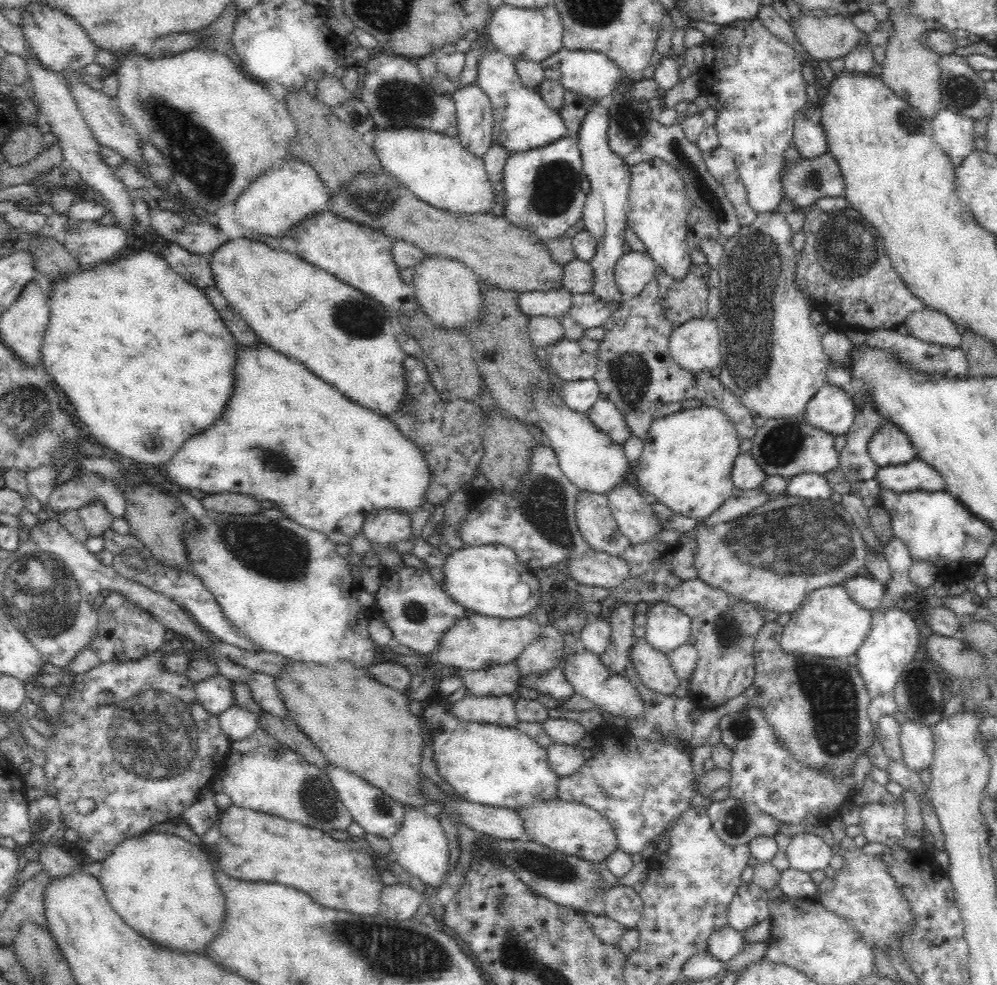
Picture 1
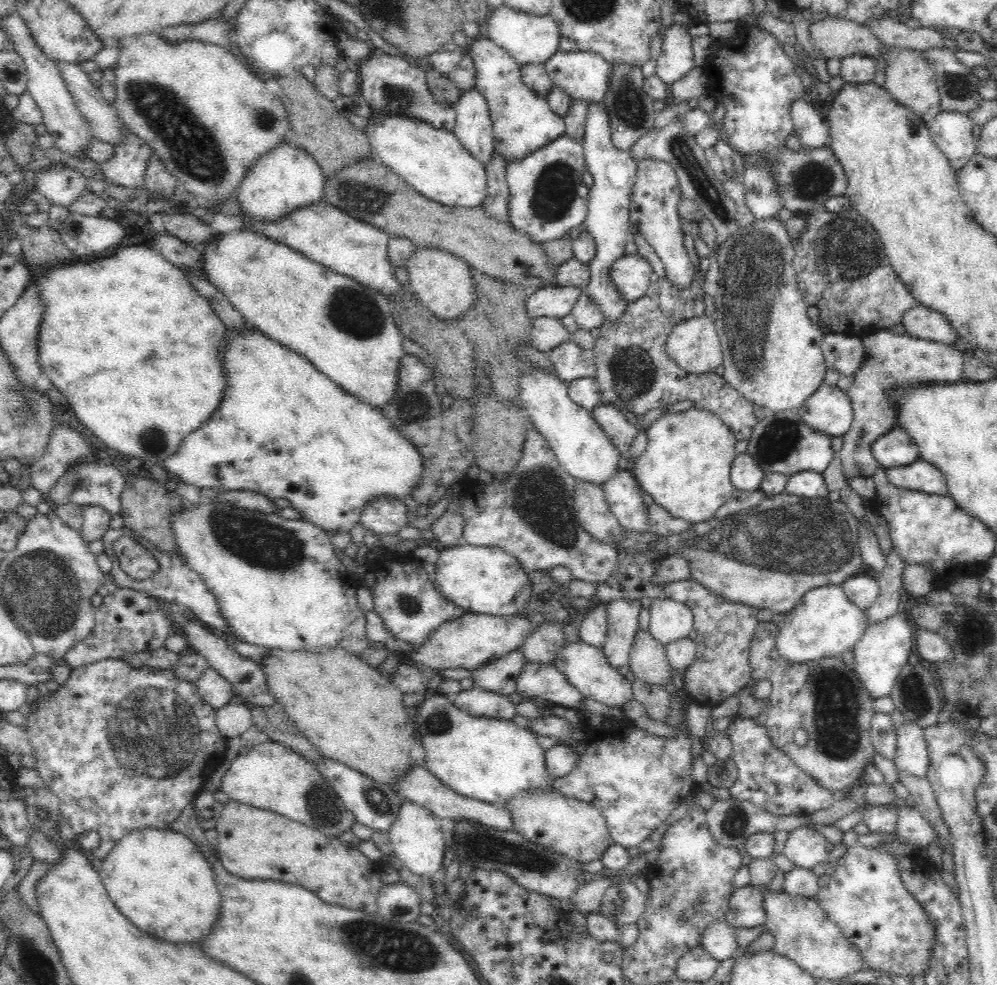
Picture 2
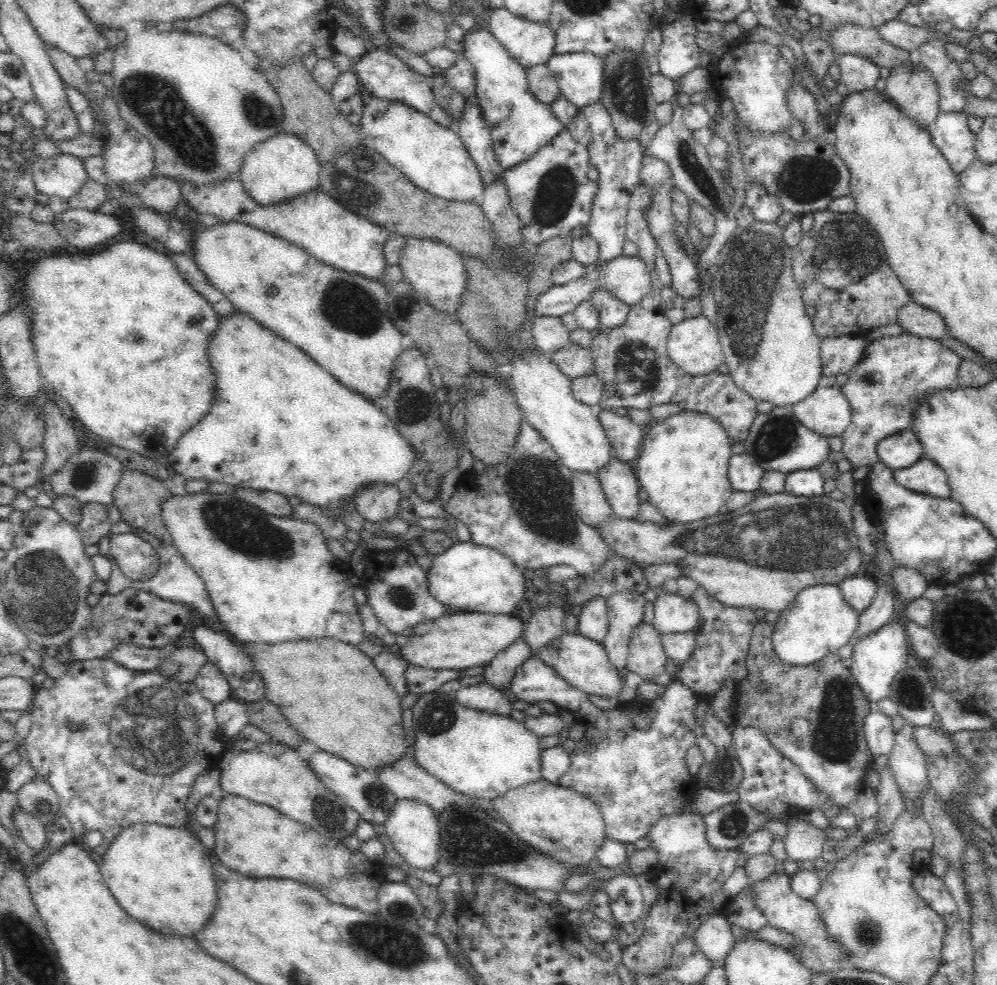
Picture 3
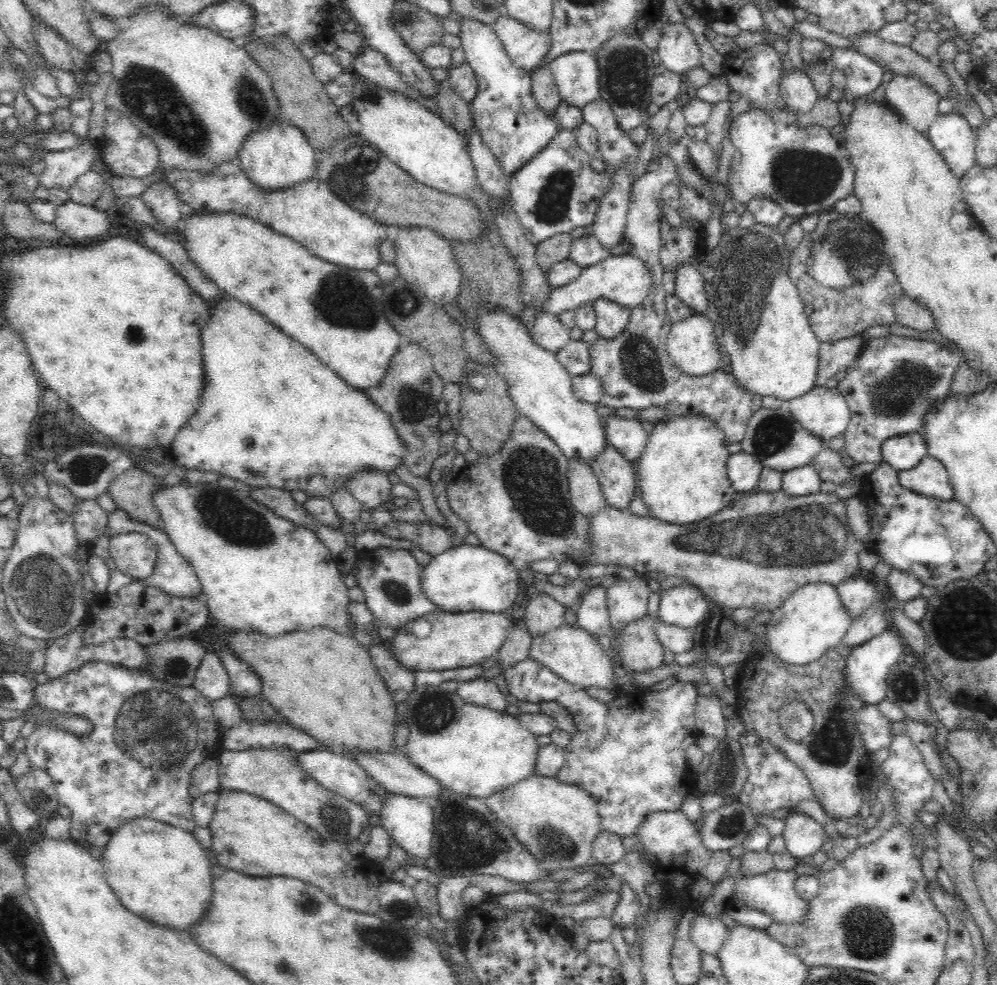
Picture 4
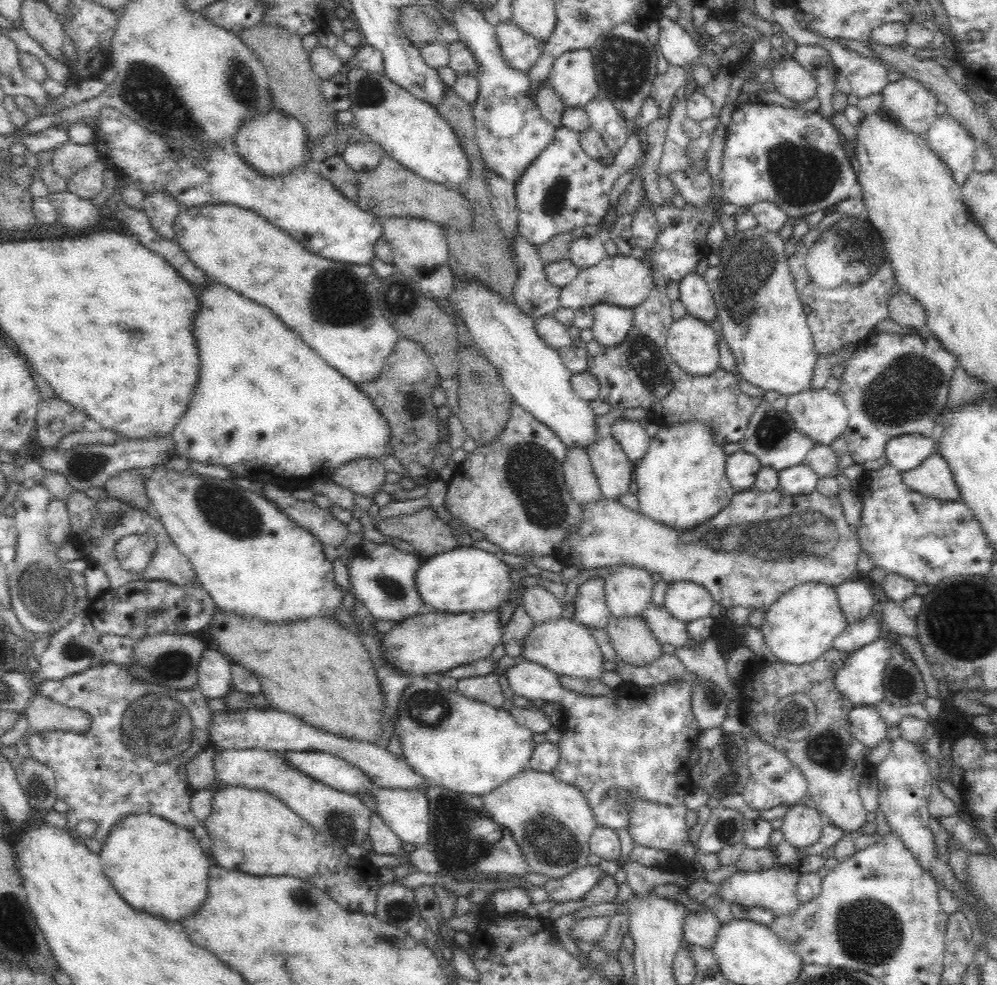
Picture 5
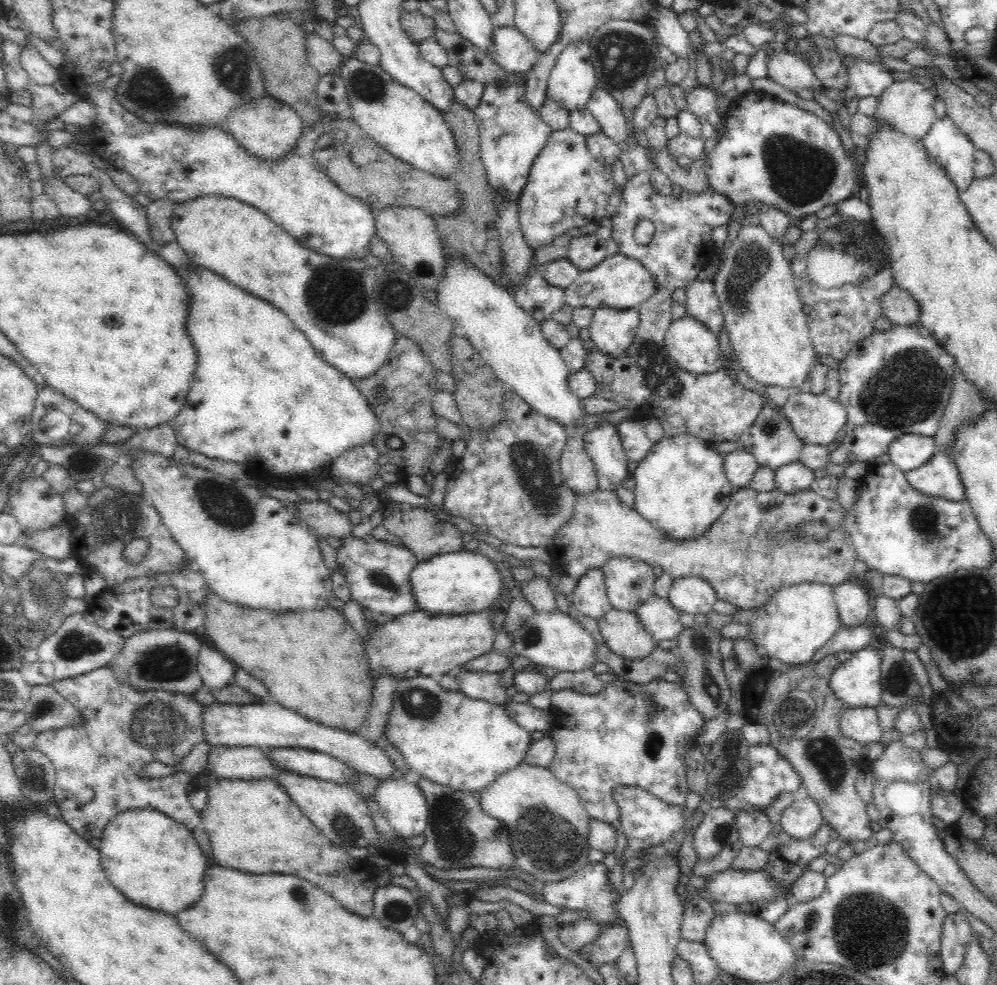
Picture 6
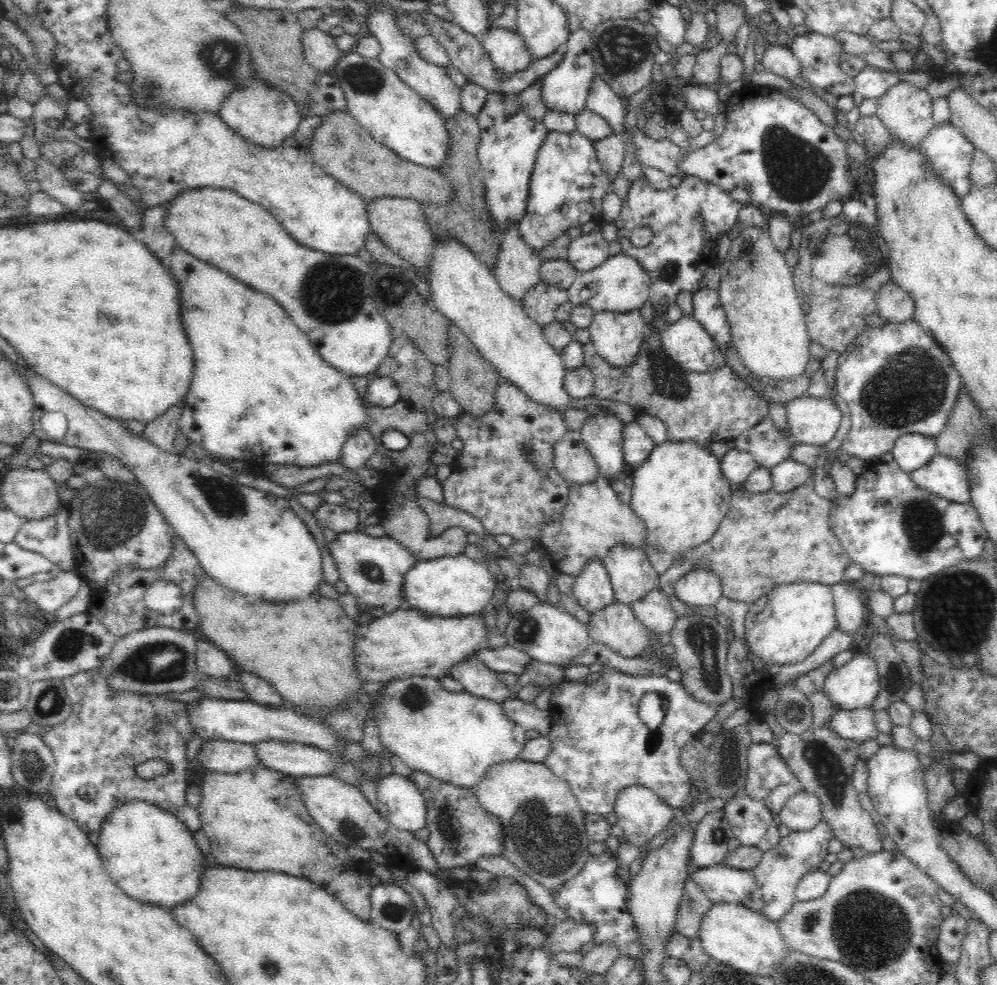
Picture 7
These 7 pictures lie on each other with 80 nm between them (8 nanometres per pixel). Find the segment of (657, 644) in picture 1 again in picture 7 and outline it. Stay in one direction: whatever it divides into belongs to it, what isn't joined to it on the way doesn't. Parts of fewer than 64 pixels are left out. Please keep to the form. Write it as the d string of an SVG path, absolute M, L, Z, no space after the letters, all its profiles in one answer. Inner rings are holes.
M696 569L687 572L679 578L669 593L674 593L679 602L686 604L689 609L694 610L694 608L698 607L714 607L722 596L720 588L722 588L720 579L712 571L708 569Z

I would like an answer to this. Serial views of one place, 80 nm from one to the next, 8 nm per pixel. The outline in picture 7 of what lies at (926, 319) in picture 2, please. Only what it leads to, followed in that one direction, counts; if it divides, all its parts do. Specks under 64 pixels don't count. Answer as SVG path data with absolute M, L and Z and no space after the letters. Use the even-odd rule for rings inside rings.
M888 281L877 294L876 312L888 323L903 323L914 319L914 299L894 281Z

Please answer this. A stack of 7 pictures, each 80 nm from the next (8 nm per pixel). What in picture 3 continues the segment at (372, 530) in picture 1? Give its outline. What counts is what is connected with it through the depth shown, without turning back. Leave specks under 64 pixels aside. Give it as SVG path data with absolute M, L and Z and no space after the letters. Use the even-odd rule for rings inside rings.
M374 485L362 489L355 496L355 507L362 520L366 519L377 525L383 520L398 517L402 510L401 498L396 485Z

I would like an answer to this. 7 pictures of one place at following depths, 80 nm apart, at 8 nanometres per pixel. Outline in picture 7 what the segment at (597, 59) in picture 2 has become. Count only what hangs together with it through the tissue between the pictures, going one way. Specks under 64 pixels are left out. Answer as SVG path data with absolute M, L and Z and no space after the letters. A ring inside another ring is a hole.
M586 29L577 30L566 40L562 48L560 62L543 78L542 98L550 110L578 114L585 109L592 79L595 75L594 56L591 54L591 32Z

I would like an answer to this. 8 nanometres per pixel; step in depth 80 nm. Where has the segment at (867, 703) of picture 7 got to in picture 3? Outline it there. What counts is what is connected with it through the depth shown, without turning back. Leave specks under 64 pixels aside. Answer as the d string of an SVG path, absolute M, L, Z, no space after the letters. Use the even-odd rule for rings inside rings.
M892 620L860 641L853 642L853 645L852 665L849 670L866 698L872 705L882 698L889 698L890 686L896 674L907 667L909 639L905 622Z

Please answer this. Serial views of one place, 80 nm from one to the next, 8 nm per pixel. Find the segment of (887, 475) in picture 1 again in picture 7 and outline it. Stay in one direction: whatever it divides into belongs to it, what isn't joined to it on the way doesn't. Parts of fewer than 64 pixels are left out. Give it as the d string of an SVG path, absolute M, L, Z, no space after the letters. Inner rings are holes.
M936 454L930 459L928 464L913 470L909 475L916 486L929 493L940 498L947 498L949 501L968 502L970 501L970 485L968 485L968 479L966 479L966 472L968 472L968 469L959 460L950 456Z

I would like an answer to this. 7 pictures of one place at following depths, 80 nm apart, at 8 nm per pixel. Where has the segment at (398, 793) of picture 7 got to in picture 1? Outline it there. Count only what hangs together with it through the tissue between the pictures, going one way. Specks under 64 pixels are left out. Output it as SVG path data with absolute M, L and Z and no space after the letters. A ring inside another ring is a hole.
M405 808L403 825L390 840L391 856L398 861L412 876L418 878L424 885L438 889L448 875L448 858L450 858L448 839L440 822L428 808Z

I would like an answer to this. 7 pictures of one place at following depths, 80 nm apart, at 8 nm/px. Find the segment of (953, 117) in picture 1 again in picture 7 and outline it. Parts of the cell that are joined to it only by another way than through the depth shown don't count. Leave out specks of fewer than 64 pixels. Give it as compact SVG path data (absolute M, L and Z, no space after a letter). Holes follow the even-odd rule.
M949 122L934 123L919 146L932 171L952 185L956 197L964 197L973 186L970 178L975 147Z

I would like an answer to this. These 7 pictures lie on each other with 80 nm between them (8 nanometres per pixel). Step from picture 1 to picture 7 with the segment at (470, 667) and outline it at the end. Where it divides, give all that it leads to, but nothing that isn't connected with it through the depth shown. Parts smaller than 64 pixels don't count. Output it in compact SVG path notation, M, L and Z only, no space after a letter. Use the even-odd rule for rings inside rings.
M411 608L386 613L382 618L357 626L355 655L358 658L358 675L366 685L388 683L393 679L402 680L414 676L440 679L448 675L456 664L472 658L479 650L486 649L489 646L490 632L481 614L466 617L422 616L420 611Z

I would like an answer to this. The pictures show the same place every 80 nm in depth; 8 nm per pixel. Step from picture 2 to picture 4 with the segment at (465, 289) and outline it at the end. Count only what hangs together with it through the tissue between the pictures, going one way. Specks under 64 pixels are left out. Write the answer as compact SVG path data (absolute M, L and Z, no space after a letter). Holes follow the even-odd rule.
M406 227L398 229L393 240L396 249L396 262L399 276L424 292L432 304L443 307L457 299L462 284L462 269L454 259L451 242L428 227Z

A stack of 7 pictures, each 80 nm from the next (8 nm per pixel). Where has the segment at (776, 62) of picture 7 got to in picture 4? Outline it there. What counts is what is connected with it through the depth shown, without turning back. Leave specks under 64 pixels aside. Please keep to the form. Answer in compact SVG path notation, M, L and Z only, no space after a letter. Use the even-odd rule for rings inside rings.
M792 68L780 79L780 94L787 109L794 113L807 113L814 108L818 98L817 90L807 73Z

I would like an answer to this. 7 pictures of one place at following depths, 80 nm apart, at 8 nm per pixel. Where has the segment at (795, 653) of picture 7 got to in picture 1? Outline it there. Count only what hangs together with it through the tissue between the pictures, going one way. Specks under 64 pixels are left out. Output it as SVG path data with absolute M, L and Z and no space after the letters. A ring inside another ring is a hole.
M842 584L812 591L784 626L780 647L784 652L800 652L822 658L847 658L864 644L871 628L872 612L852 601Z

